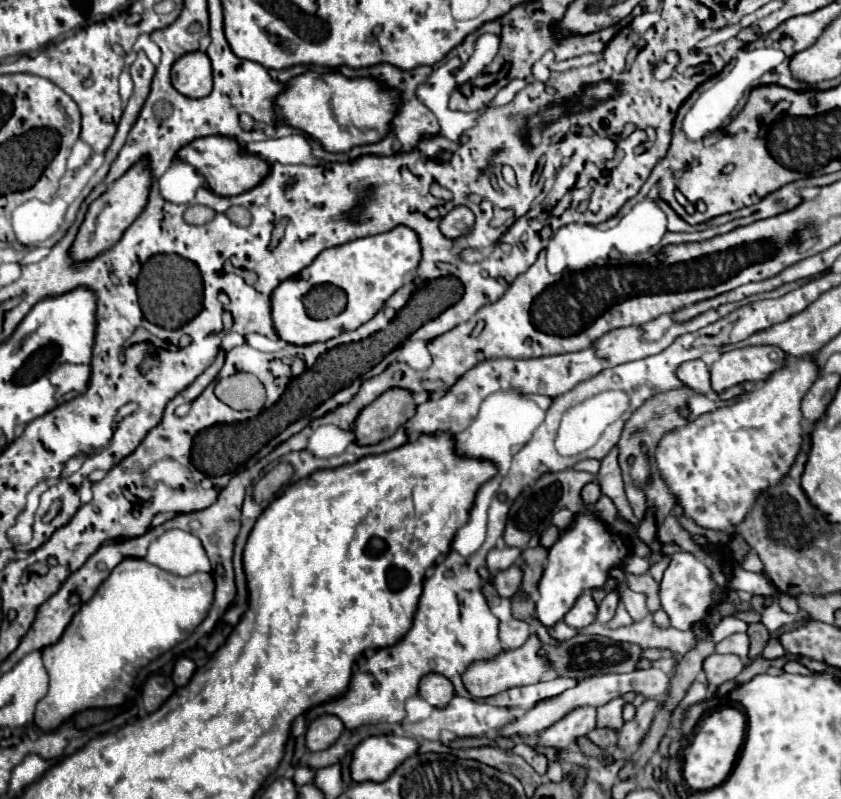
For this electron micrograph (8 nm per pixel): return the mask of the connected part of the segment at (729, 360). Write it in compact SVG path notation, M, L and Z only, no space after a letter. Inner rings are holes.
M750 346L724 352L710 366L710 384L716 394L744 380L762 382L784 366L786 354L776 346Z

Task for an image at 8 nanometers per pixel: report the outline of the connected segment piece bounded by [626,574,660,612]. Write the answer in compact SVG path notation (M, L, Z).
M650 574L642 576L626 576L626 586L634 592L642 592L648 596L648 610L656 612L660 608L660 596L658 596L658 584Z

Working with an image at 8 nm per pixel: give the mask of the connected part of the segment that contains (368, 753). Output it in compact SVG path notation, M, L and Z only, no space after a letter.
M382 734L382 736L368 736L364 738L354 754L352 754L352 780L354 782L382 782L386 780L402 760L410 758L418 750L418 742L408 736L394 736L394 734Z

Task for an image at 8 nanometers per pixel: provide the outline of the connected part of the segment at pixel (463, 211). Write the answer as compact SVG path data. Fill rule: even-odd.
M466 206L452 208L440 222L440 230L446 238L458 238L462 234L468 234L474 226L474 214Z

